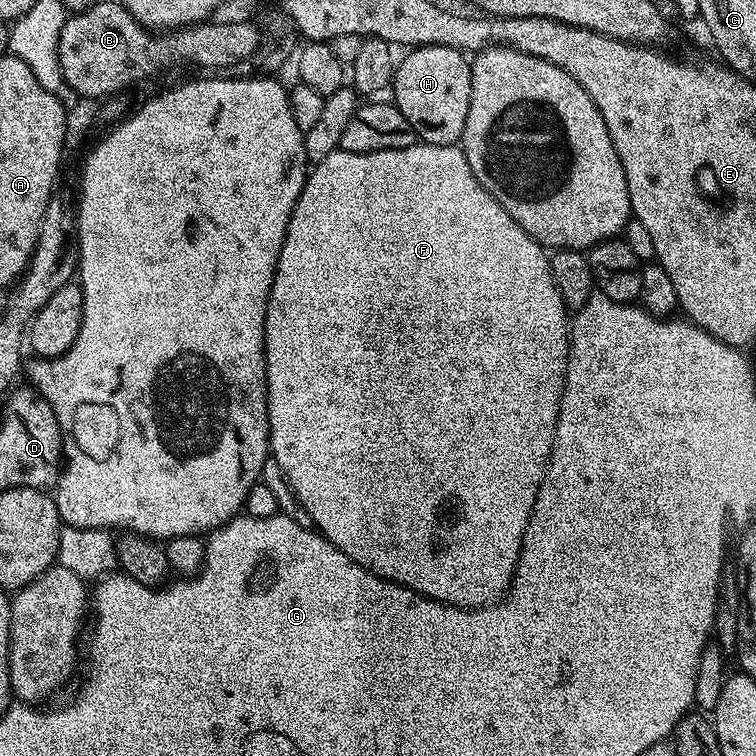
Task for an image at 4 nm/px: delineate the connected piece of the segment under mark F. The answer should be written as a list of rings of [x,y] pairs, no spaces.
[[[417,142],[402,150],[368,152],[364,156],[337,150],[326,158],[315,161],[314,167],[304,180],[302,194],[294,206],[294,214],[290,214],[290,222],[286,226],[286,238],[282,242],[280,256],[276,259],[276,273],[272,276],[272,289],[264,323],[264,365],[268,379],[268,446],[271,459],[275,460],[282,470],[288,485],[292,487],[292,493],[300,499],[306,514],[310,514],[312,528],[326,537],[335,548],[342,550],[342,554],[358,562],[358,566],[370,570],[383,580],[393,580],[403,588],[414,590],[417,596],[431,596],[433,600],[450,604],[454,608],[471,609],[473,606],[487,605],[511,585],[512,575],[516,572],[516,563],[520,561],[528,519],[534,510],[534,502],[538,498],[544,472],[548,469],[548,459],[552,456],[556,423],[560,417],[560,399],[564,393],[564,371],[568,369],[569,343],[570,316],[554,286],[549,253],[534,237],[526,234],[526,230],[522,230],[522,226],[518,226],[518,222],[514,222],[514,218],[506,214],[502,205],[476,181],[464,157],[463,147]]]

